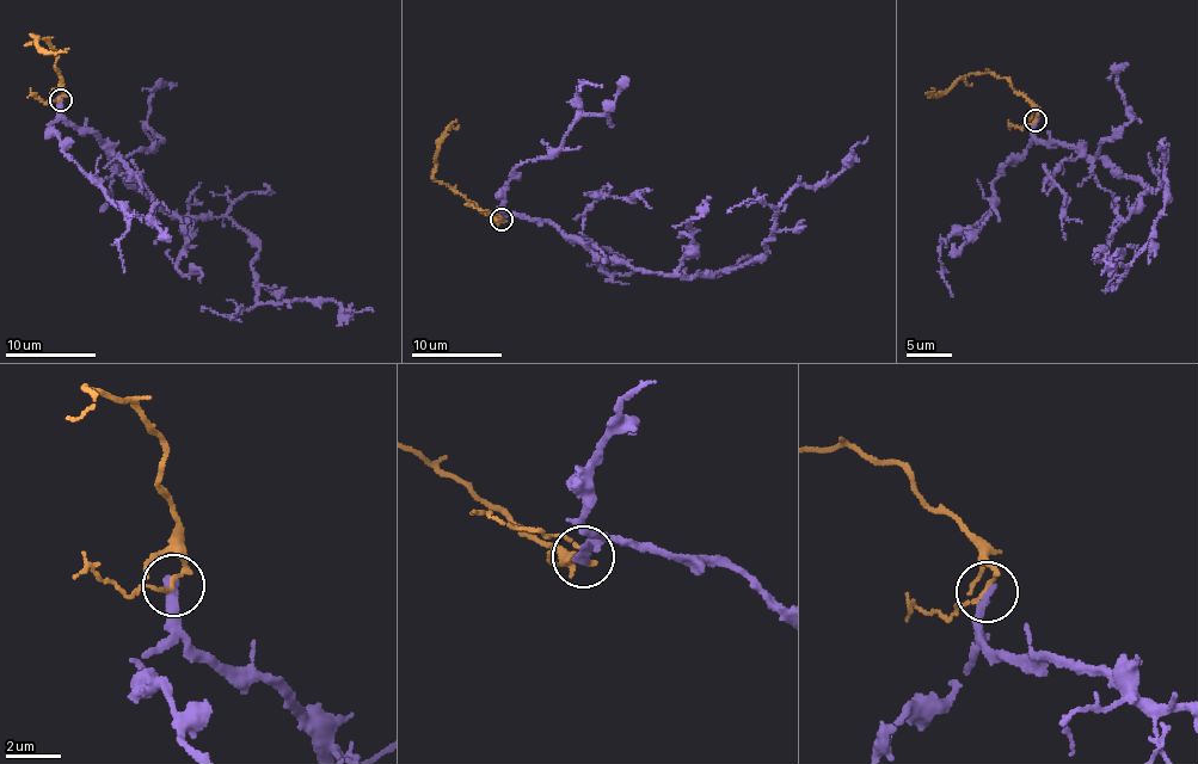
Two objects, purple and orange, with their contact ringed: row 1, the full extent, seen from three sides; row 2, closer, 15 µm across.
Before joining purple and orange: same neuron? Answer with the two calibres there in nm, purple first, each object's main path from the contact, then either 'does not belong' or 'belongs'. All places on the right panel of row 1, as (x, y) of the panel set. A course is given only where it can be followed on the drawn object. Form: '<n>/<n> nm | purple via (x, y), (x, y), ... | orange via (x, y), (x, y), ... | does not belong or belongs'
360/130 nm | purple via (1036, 121), (1039, 140), (1155, 189), (1166, 178), (1148, 246), (1130, 265), (1114, 262), (1119, 248), (1093, 258) | orange via (1036, 121), (1034, 103), (1009, 81), (990, 73), (970, 73), (932, 96), (932, 88) | does not belong

